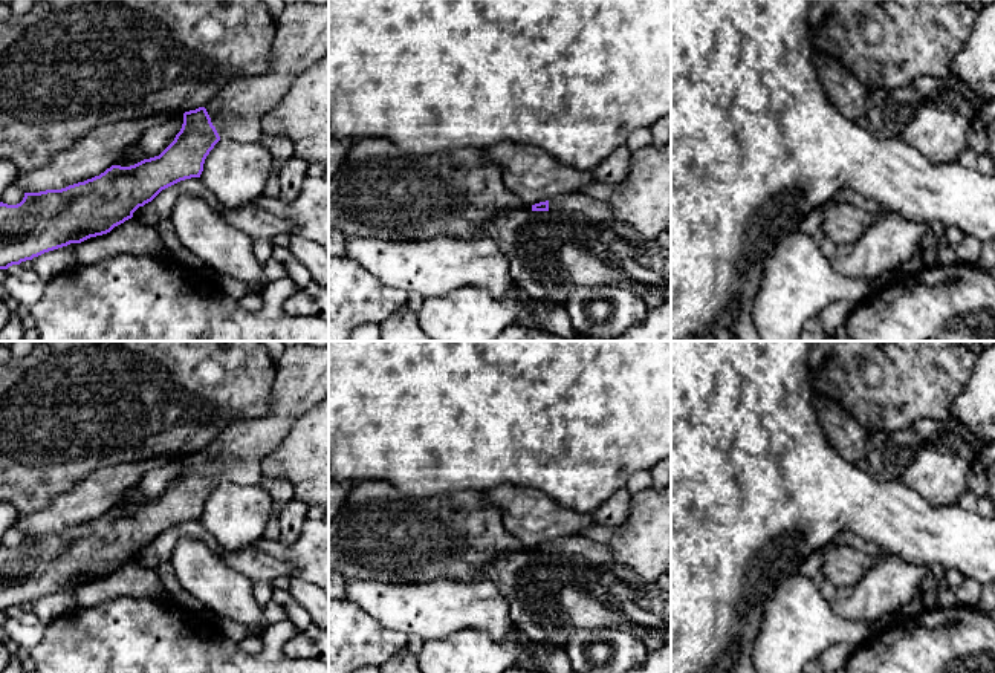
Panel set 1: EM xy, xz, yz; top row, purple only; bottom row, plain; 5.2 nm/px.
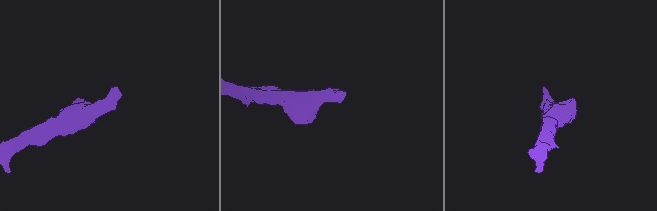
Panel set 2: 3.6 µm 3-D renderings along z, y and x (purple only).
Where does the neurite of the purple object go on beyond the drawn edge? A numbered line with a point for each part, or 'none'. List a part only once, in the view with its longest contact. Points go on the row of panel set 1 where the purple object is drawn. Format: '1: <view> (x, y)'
1: xy (301, 32)

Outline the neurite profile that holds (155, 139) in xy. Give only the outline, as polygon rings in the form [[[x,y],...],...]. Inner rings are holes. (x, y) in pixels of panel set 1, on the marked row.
[[[173,115],[144,132],[142,138],[130,147],[116,165],[130,167],[144,159],[159,156],[176,138],[183,116]]]

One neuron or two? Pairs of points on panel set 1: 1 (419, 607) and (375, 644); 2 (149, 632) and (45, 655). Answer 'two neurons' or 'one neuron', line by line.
1: two neurons
2: one neuron

